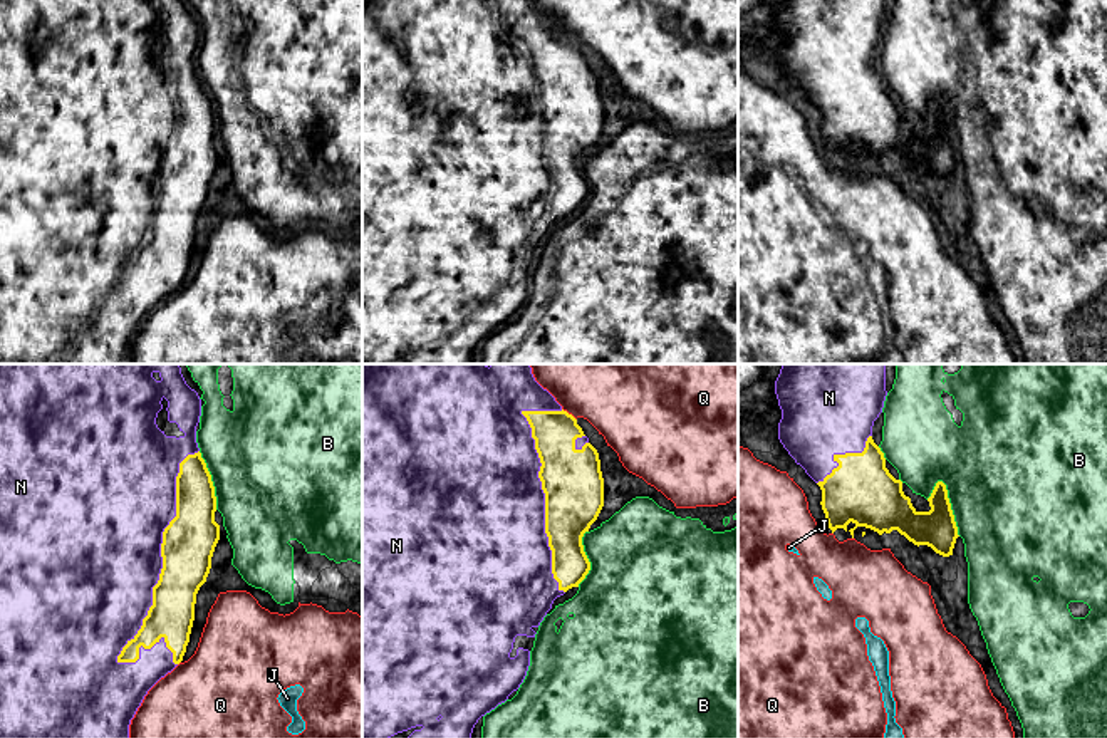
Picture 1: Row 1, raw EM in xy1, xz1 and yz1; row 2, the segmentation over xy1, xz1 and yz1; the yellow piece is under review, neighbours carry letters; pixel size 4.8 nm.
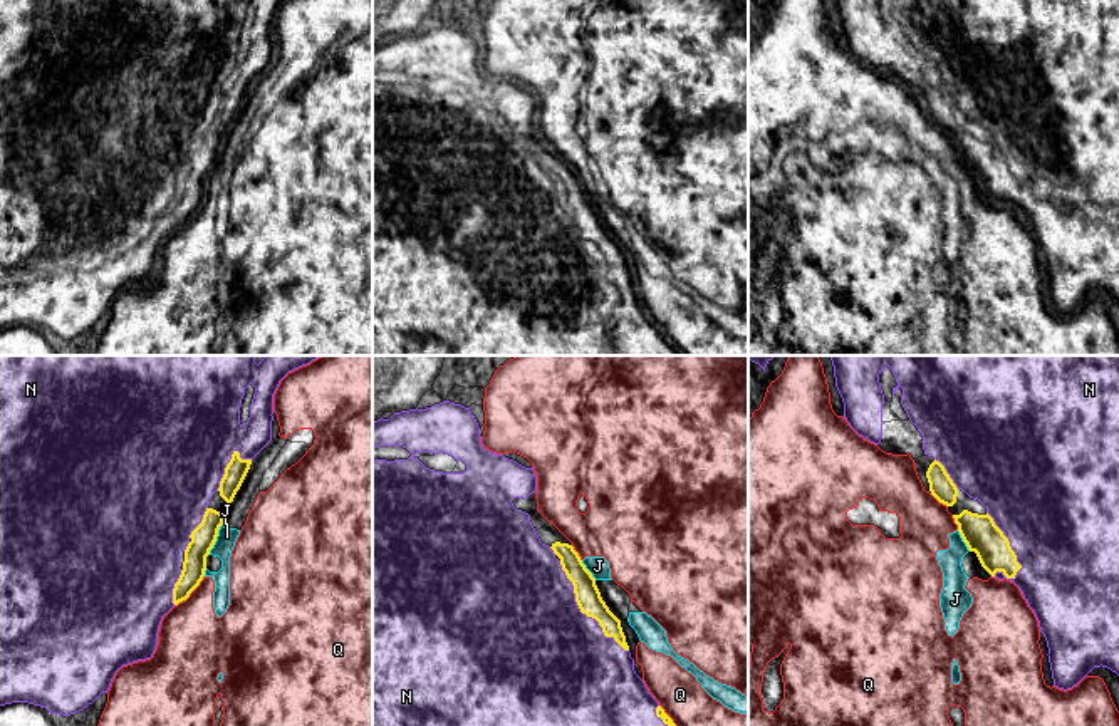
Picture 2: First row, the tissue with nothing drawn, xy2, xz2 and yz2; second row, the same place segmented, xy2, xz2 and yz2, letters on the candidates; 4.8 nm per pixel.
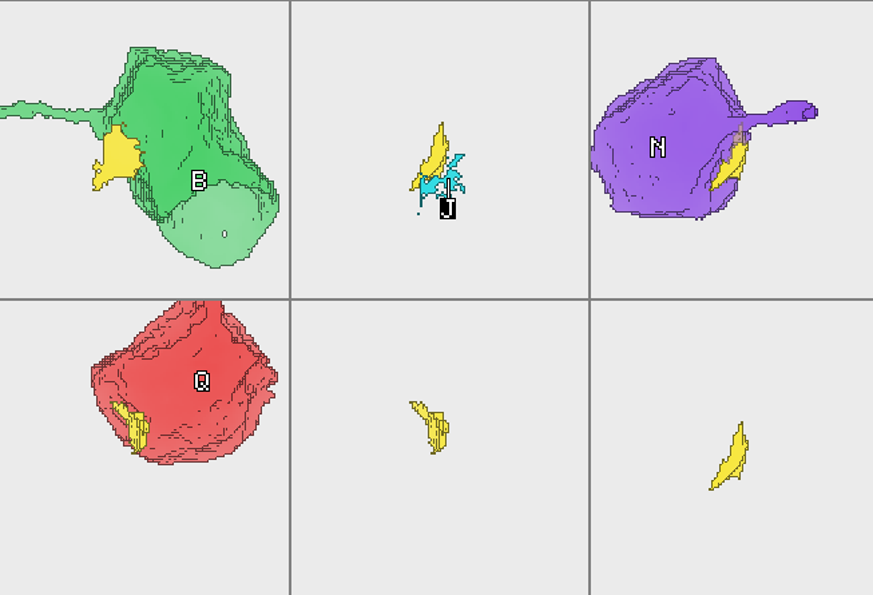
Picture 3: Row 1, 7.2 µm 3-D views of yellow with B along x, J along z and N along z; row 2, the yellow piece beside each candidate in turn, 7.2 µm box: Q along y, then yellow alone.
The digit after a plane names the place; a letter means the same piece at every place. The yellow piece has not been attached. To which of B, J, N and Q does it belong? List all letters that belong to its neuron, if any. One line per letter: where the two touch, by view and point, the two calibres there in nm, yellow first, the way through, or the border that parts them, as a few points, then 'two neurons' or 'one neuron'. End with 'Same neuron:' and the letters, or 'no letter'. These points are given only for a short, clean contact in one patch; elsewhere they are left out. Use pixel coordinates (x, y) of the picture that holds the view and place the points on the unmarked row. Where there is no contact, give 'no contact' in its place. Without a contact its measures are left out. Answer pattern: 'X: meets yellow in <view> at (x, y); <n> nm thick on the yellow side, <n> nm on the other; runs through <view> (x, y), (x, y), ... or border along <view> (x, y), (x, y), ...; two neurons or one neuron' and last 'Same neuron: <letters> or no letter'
B: meets yellow in yz1 at (950, 131); 190 nm thick on the yellow side, 480 nm on the other; two neurons
J: meets yellow in xy2 at (215, 163); 120 nm thick on the yellow side, 90 nm on the other; border along xy2 (222, 148), (208, 178); two neurons
N: meets yellow in xy1 at (161, 178); 260 nm thick on the yellow side, 500 nm on the other; one neuron
Q: meets yellow in xy2 at (192, 215); 110 nm thick on the yellow side, 340 nm on the other; two neurons
Same neuron: N

